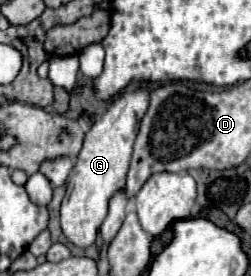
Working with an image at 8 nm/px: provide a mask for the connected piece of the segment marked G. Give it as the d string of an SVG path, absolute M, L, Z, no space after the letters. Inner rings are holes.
M140 88L134 92L124 92L108 104L106 112L96 118L92 128L84 136L84 146L78 154L78 162L68 178L66 196L60 208L60 226L68 242L78 248L88 248L96 242L98 230L106 218L110 198L124 188L126 172L132 156L132 144L138 132L138 114L148 110L148 90Z

